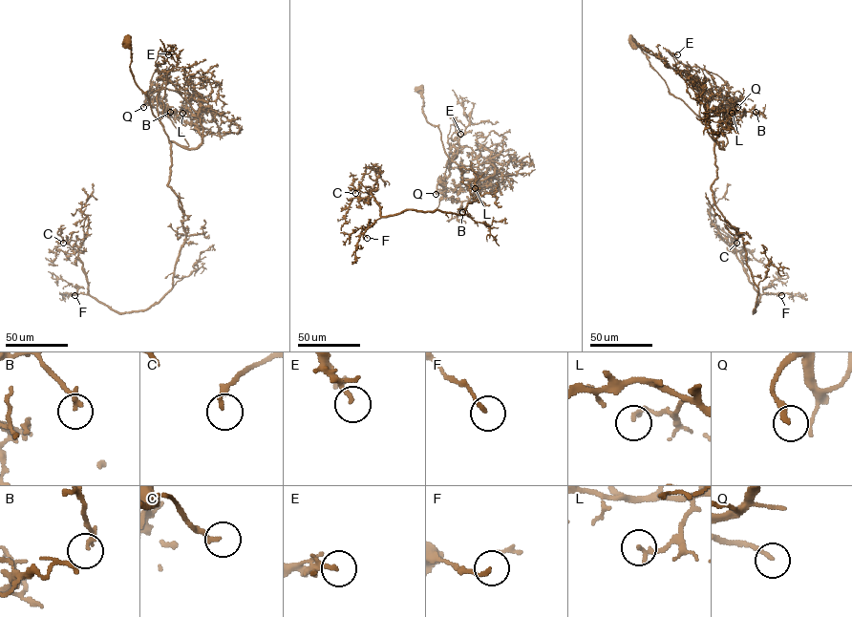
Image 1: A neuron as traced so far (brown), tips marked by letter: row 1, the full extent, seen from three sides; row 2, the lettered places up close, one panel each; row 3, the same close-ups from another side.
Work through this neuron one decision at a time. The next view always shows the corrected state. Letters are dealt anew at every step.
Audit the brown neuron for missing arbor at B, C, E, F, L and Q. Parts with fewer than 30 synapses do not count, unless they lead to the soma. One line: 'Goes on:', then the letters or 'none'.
Goes on: Q

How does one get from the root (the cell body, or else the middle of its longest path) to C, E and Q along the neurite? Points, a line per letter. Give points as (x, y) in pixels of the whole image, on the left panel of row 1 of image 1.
C: (127, 42), (171, 144), (185, 235), (173, 287), (117, 312), (63, 243)
E: (127, 42), (130, 71), (157, 118), (158, 92), (152, 88), (151, 78), (158, 66), (158, 52), (168, 54)
Q: (127, 42), (131, 49), (130, 71), (133, 78), (147, 95), (153, 114), (159, 118), (156, 90), (143, 107)

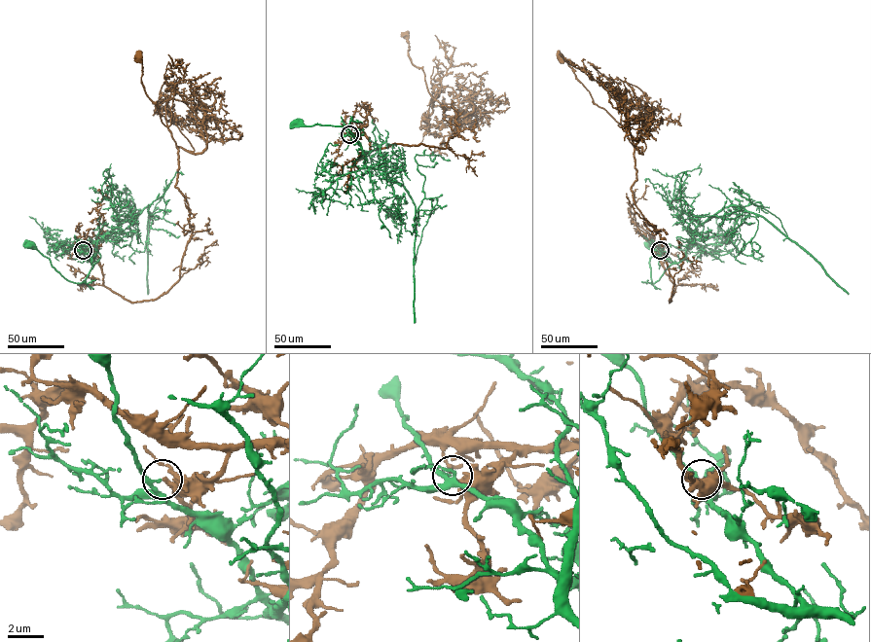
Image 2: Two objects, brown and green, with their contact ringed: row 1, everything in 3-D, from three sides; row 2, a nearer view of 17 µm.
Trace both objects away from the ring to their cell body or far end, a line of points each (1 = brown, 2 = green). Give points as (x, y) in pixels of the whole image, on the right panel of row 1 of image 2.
1: (660, 250), (654, 246), (674, 285), (670, 302), (673, 279), (660, 235), (631, 190), (634, 147), (560, 56)
2: (660, 250), (673, 263), (652, 283), (651, 251), (646, 244)

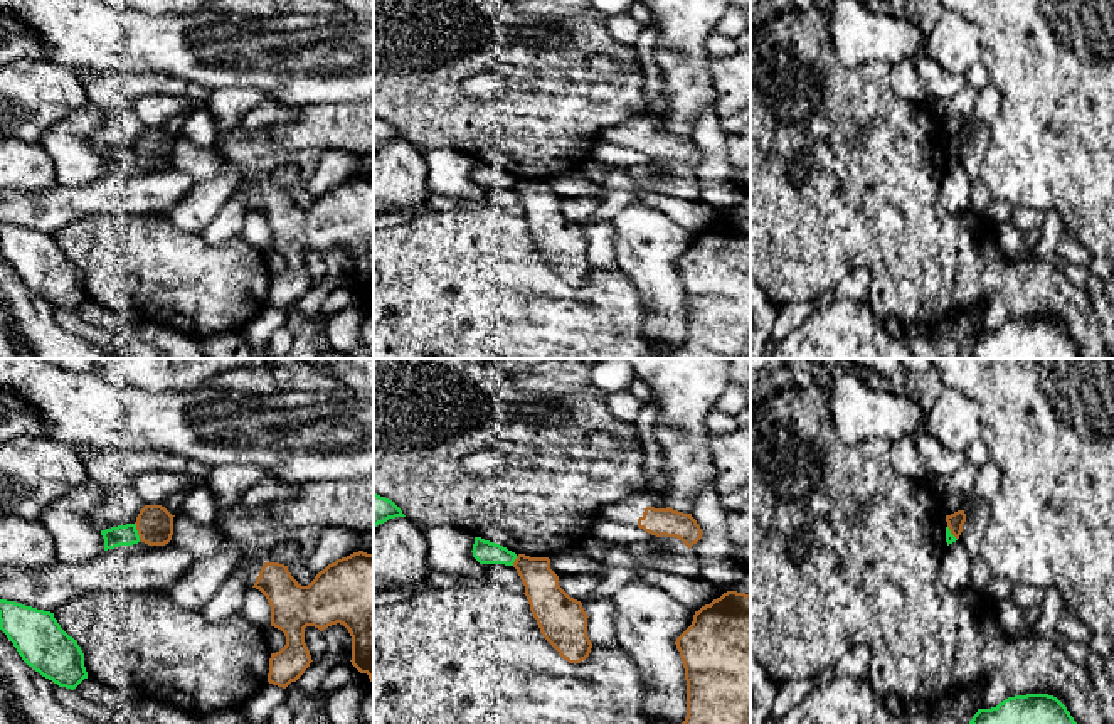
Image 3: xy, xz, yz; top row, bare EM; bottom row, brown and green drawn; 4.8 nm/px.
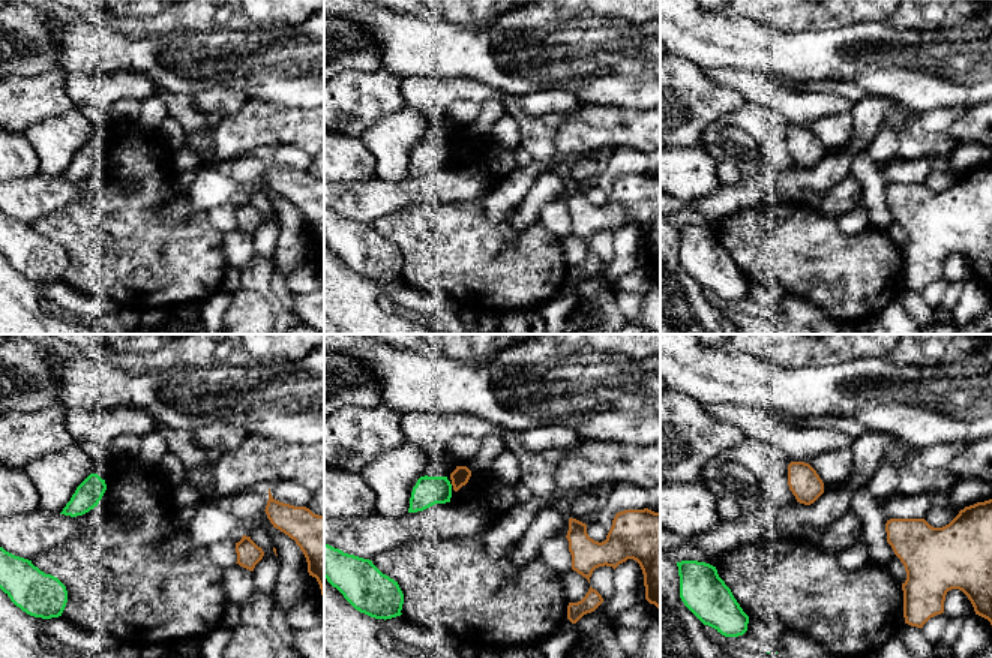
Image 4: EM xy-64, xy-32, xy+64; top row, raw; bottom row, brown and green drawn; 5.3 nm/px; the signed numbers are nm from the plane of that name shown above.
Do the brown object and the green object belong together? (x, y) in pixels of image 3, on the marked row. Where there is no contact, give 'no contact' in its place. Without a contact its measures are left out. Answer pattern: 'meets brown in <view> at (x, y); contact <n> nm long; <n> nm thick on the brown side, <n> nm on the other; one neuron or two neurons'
meets brown in xy at (137, 529); contact 90 nm long; 180 nm thick on the brown side, 100 nm on the other; two neurons

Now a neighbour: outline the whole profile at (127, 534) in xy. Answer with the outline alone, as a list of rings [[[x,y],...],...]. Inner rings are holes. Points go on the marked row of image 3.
[[[126,524],[101,530],[104,539],[104,551],[114,549],[119,546],[133,546],[140,542],[136,524]]]

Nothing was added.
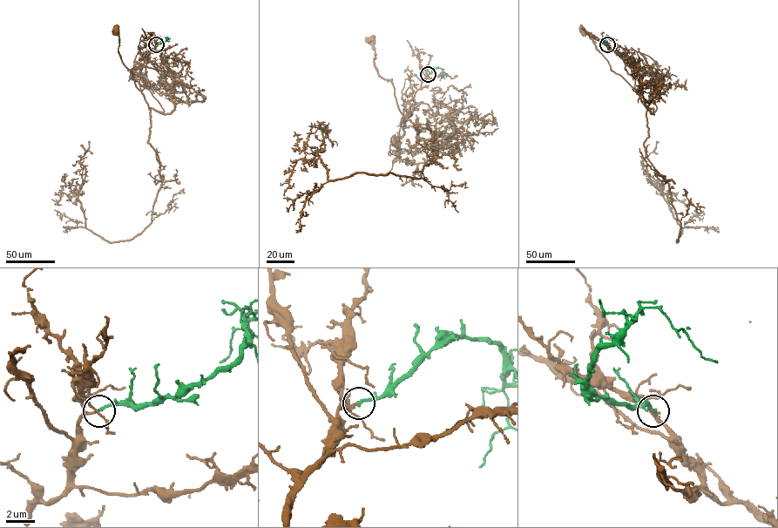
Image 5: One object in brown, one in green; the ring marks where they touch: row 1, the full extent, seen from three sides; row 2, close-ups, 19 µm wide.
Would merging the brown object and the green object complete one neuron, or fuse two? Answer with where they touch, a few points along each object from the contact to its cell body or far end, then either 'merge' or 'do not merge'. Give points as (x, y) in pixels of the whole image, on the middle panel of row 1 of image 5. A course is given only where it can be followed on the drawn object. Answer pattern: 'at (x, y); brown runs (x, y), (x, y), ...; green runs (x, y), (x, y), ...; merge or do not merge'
at (428, 74); brown runs (428, 74), (416, 92), (412, 113), (405, 118), (391, 82), (381, 77), (375, 65), (375, 48), (371, 39); green runs (428, 74), (441, 68), (443, 77), (439, 80); merge

